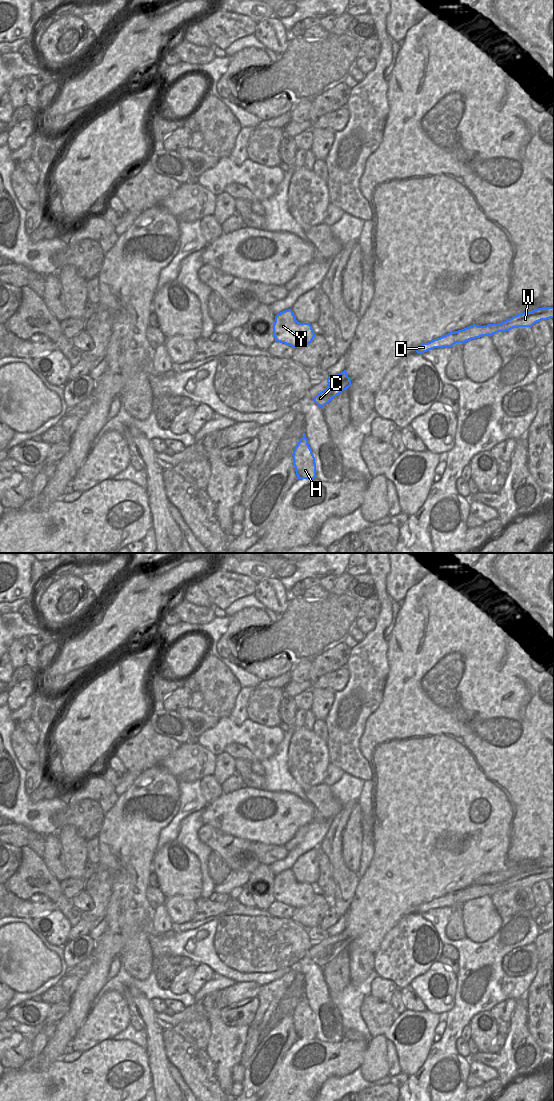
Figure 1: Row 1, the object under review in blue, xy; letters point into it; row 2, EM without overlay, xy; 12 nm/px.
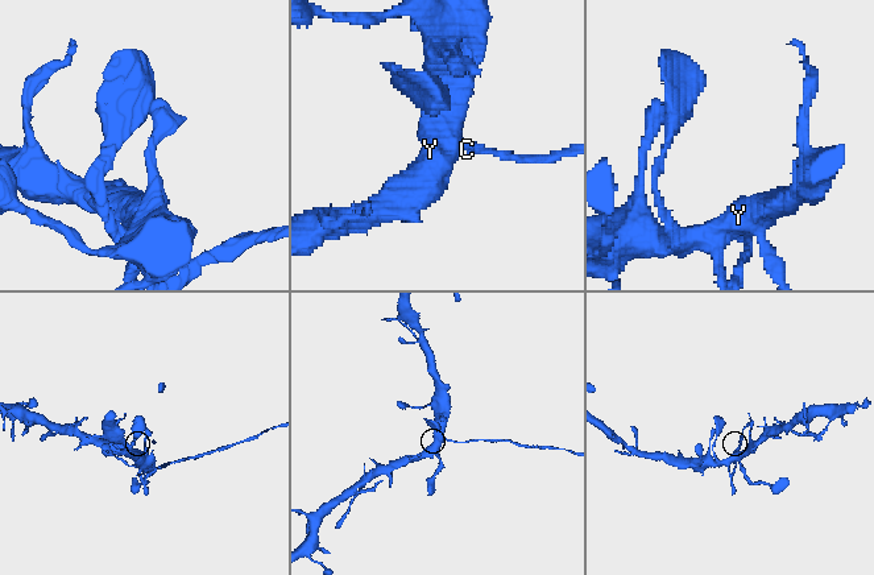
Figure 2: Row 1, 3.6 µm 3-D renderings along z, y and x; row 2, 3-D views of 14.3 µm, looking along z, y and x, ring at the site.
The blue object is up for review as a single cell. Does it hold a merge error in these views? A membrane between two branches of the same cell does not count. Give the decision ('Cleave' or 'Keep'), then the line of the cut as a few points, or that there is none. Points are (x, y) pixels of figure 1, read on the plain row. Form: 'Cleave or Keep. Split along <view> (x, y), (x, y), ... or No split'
Cleave. Split along xy (348, 937), (333, 946), (328, 946).

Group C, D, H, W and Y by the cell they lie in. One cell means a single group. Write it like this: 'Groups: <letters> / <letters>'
Groups: C H Y / D W.

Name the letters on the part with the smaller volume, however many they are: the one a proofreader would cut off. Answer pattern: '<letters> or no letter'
D, W.

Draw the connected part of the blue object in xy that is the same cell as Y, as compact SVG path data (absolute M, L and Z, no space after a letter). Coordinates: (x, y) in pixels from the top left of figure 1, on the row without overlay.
M291 869L275 876L273 895L275 901L291 906L293 909L307 906L315 897L311 884L298 882Z

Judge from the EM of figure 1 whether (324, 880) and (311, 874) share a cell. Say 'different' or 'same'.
different

